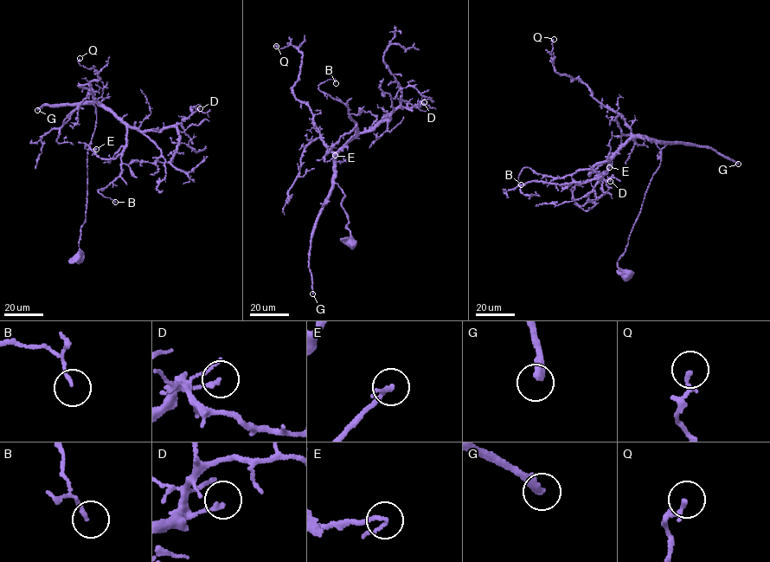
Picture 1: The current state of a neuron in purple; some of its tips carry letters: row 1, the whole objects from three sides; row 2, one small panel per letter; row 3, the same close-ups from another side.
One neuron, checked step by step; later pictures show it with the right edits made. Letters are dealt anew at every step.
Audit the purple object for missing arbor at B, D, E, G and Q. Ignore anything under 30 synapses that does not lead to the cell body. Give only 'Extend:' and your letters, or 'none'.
Extend: G

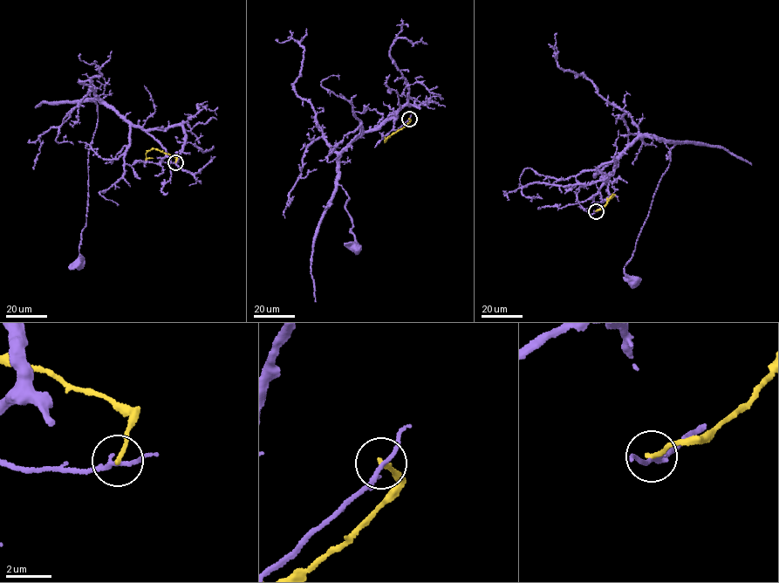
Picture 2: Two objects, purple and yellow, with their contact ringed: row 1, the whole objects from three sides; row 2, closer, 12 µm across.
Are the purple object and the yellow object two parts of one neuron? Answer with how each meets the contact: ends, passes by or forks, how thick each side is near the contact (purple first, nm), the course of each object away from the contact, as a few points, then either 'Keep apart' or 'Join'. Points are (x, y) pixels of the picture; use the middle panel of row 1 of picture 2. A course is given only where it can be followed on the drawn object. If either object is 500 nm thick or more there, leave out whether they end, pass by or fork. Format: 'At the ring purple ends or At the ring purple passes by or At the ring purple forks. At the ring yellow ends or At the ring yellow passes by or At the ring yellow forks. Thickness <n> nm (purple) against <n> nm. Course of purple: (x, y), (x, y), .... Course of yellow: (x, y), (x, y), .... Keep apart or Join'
At the ring purple passes by. At the ring yellow ends. Thickness 180 nm (purple) against 200 nm. Course of purple: (408, 119), (394, 130), (397, 113), (341, 153), (338, 183), (350, 199), (345, 209), (357, 248). Course of yellow: (408, 119), (410, 121), (385, 141), (391, 135). Keep apart

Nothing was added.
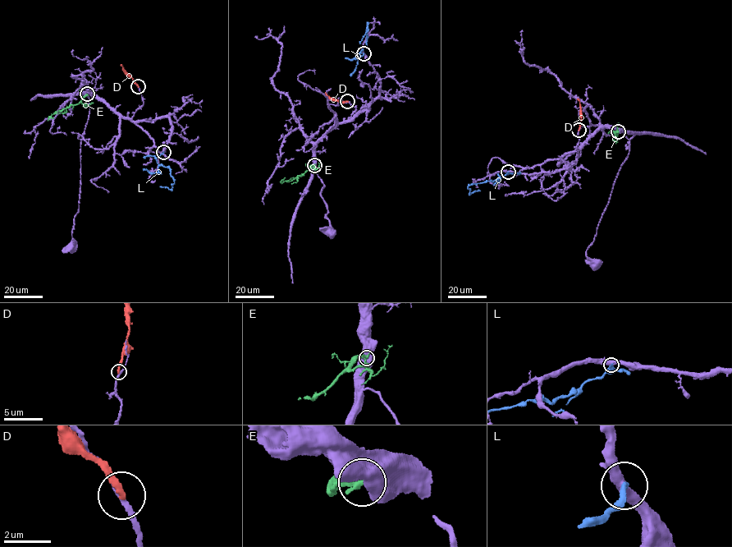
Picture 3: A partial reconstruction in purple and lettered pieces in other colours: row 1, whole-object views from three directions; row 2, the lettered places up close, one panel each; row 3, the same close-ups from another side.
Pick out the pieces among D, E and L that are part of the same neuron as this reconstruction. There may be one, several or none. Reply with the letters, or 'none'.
E

